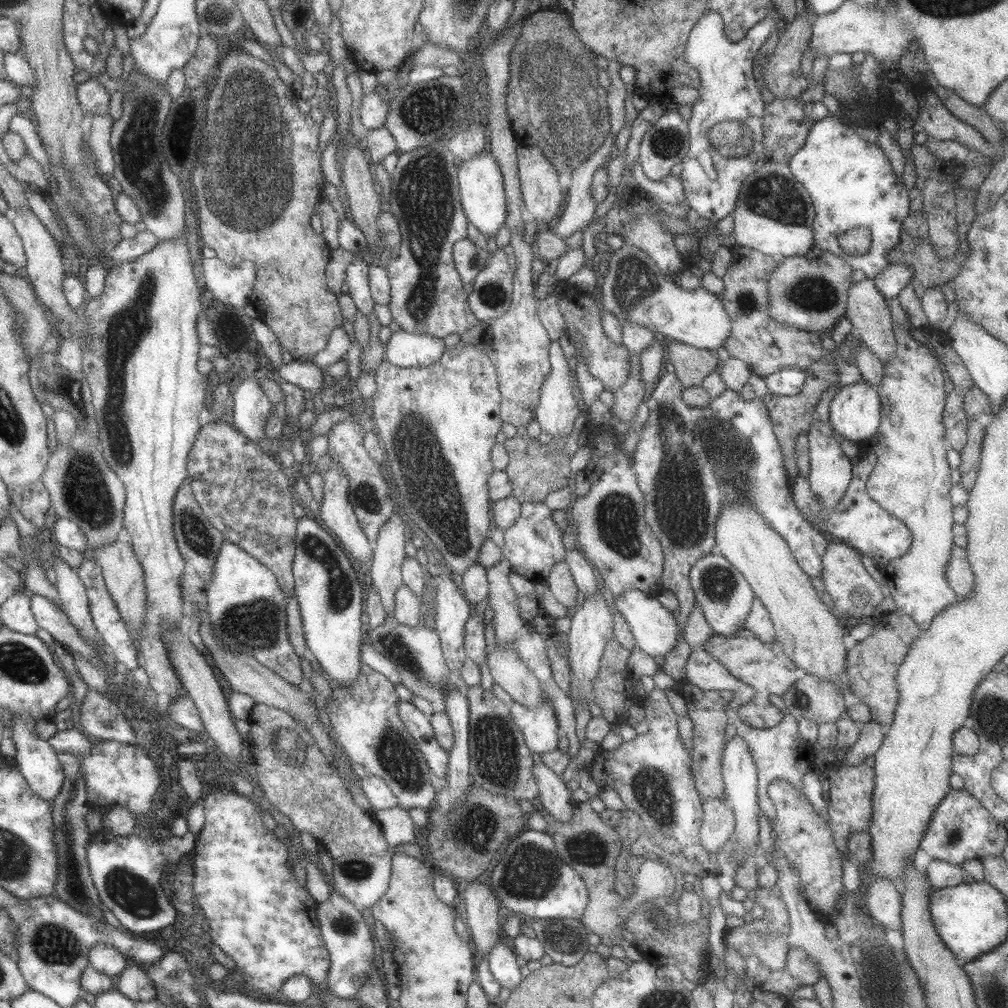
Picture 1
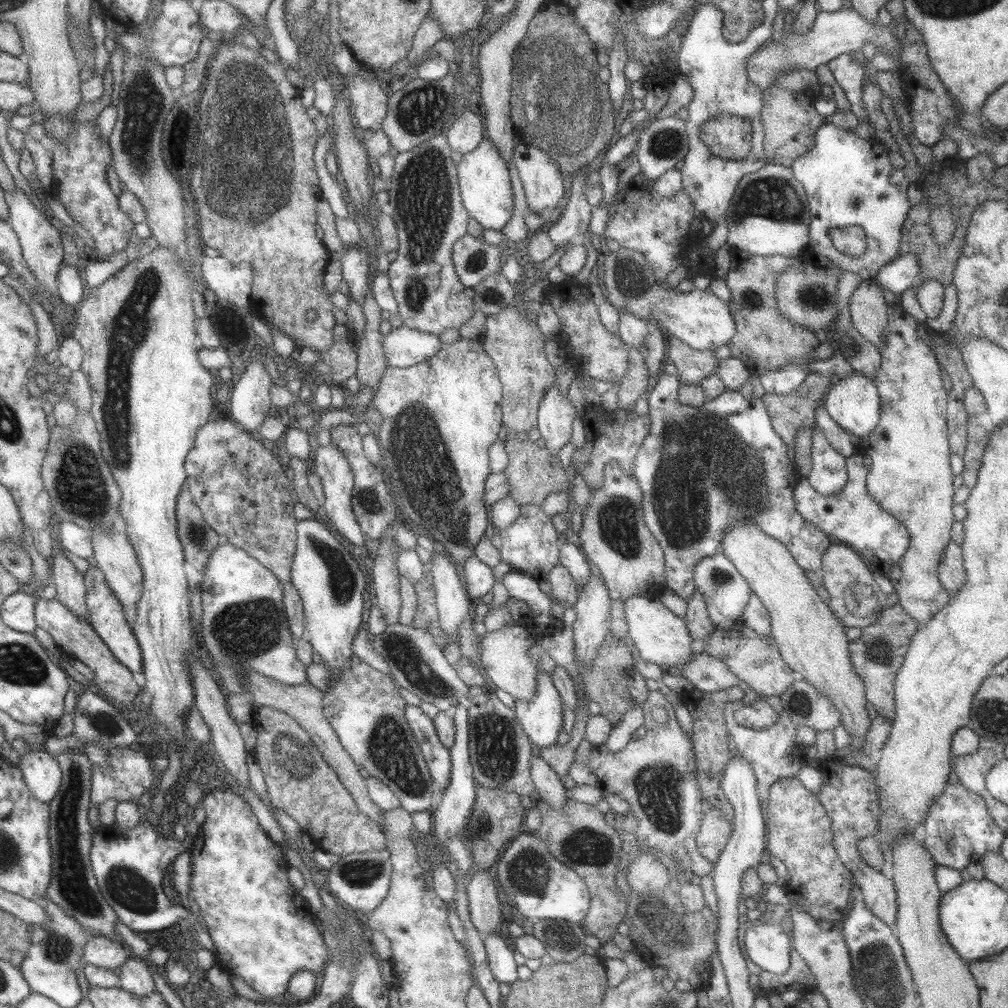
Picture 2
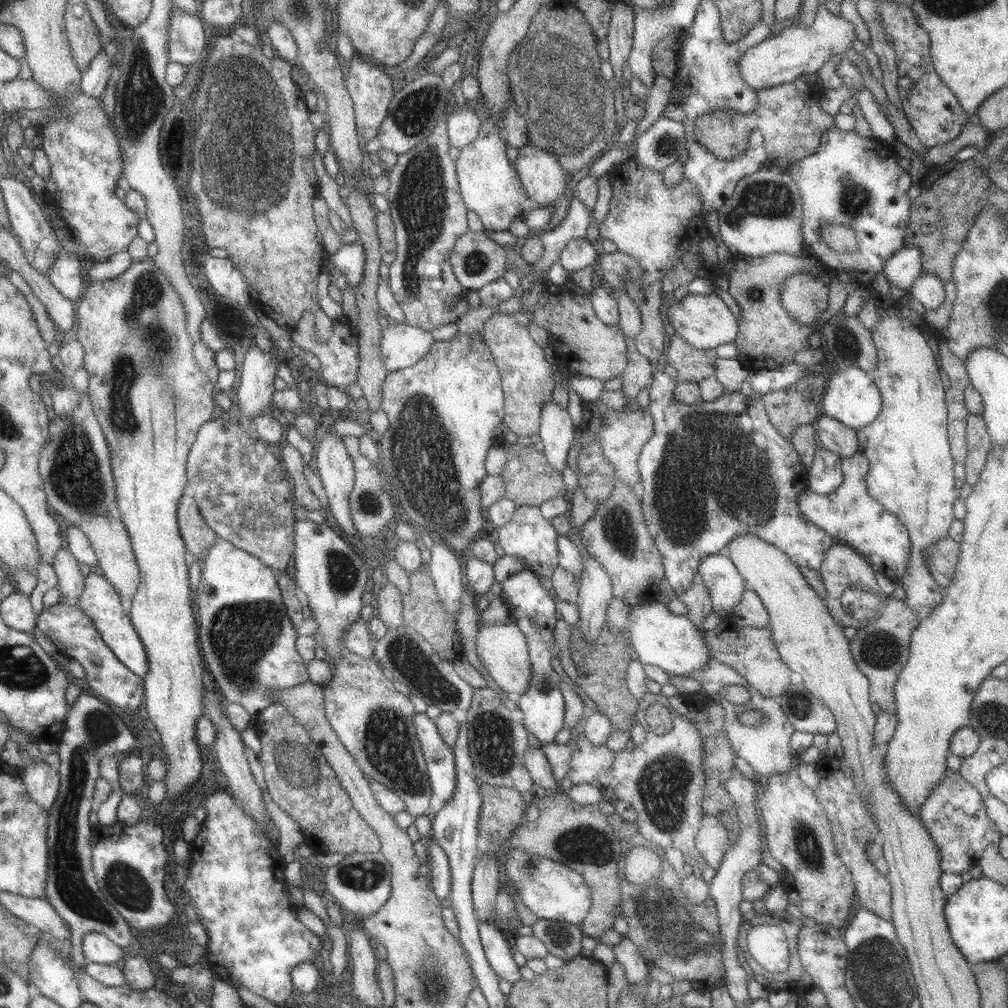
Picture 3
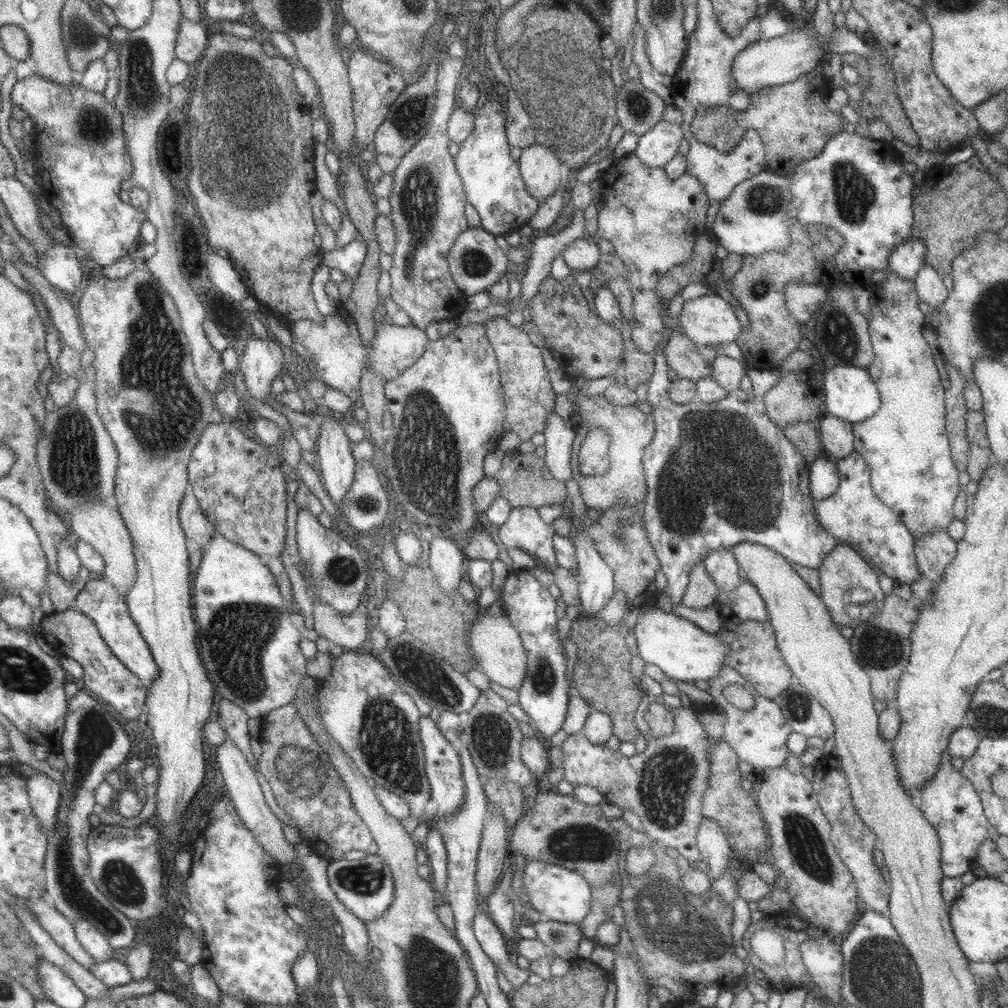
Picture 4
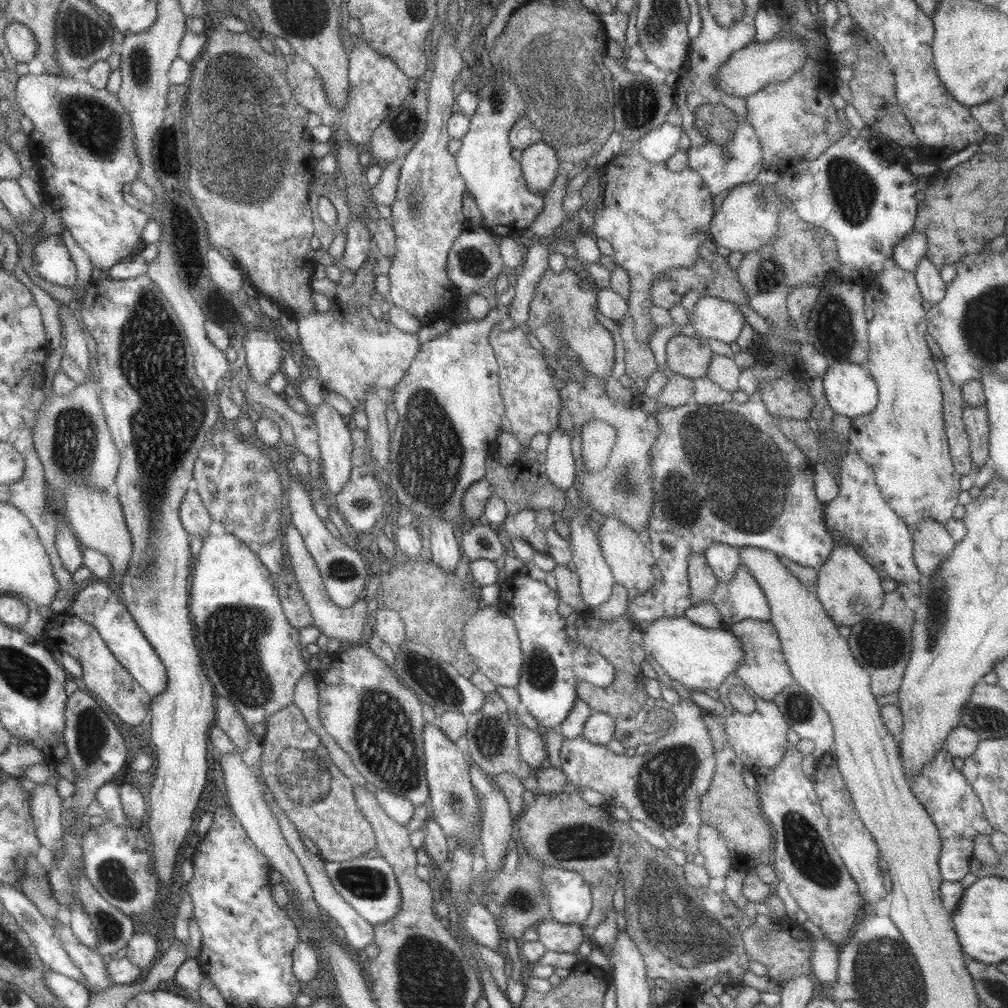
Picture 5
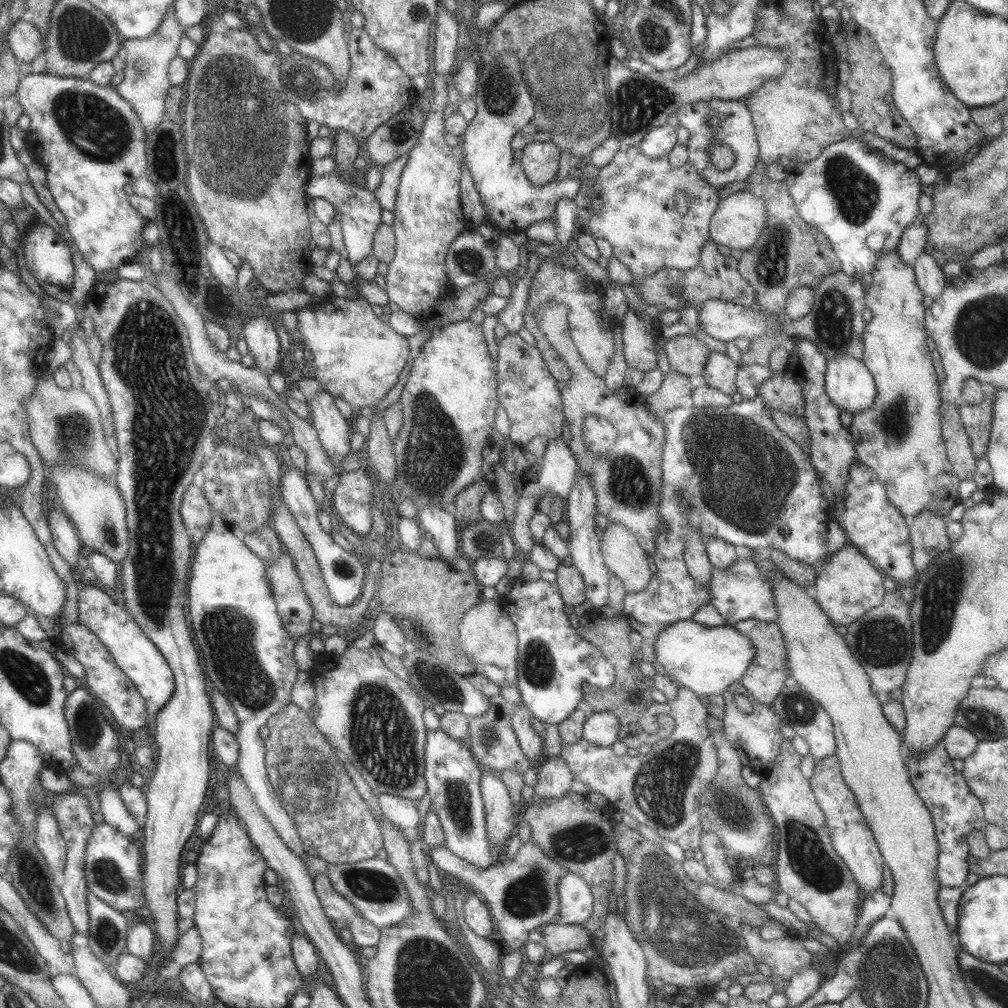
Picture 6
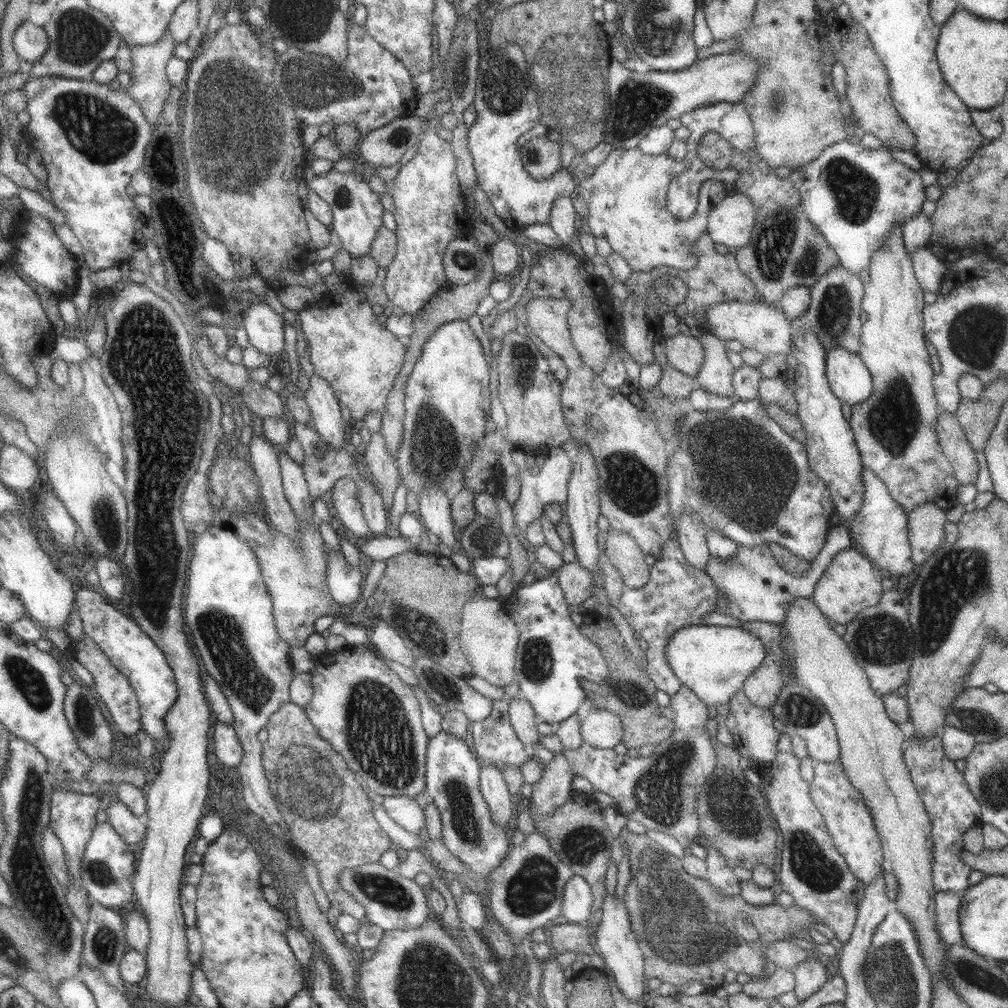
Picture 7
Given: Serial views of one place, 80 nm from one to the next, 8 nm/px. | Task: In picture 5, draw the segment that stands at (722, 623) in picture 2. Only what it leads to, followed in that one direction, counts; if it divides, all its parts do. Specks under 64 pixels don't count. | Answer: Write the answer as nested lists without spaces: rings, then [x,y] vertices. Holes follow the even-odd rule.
[[[714,542],[707,550],[704,550],[703,555],[711,572],[721,583],[729,583],[740,565],[737,550],[729,545]]]

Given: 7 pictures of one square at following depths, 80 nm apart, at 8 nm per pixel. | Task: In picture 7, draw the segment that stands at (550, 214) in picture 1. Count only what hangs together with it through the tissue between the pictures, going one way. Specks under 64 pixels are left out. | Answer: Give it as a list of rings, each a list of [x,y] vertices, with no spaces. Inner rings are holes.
[[[546,137],[531,138],[519,147],[523,169],[535,180],[549,179],[562,169],[560,144],[551,142]]]

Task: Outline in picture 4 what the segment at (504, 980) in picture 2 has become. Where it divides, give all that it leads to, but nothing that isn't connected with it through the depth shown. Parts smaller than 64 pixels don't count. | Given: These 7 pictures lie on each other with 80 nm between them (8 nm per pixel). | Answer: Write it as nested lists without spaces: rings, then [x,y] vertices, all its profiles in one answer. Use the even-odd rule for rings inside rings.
[[[482,908],[476,911],[476,915],[473,917],[472,929],[481,950],[496,966],[496,970],[511,983],[512,988],[516,989],[520,984],[525,983],[527,976],[532,972],[529,972],[528,968],[517,967],[513,956],[505,950],[502,932]]]

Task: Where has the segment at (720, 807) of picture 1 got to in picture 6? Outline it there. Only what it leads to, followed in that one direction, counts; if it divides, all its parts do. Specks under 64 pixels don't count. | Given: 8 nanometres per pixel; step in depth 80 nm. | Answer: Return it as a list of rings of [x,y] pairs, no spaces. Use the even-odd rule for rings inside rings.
[[[711,831],[700,832],[700,843],[698,848],[702,852],[702,863],[707,867],[711,880],[720,881],[725,890],[730,890],[732,877],[736,872],[726,861],[726,854],[717,835]]]

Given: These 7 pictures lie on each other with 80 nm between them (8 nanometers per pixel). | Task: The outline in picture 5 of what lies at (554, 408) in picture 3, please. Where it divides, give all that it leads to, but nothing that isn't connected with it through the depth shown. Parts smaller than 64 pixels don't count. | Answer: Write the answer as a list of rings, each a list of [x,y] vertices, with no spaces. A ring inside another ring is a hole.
[[[559,425],[548,434],[545,461],[542,465],[544,466],[545,474],[551,481],[551,484],[564,490],[564,492],[569,486],[572,486],[573,481],[575,480],[575,467],[571,450],[571,434],[565,433]]]

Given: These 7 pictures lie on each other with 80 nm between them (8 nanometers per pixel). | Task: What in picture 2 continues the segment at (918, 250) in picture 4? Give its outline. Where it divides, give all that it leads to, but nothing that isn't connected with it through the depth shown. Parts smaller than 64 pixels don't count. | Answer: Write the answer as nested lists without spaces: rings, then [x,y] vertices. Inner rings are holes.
[[[905,254],[882,266],[872,281],[899,296],[906,288],[914,287],[918,283],[920,273],[917,256]]]

